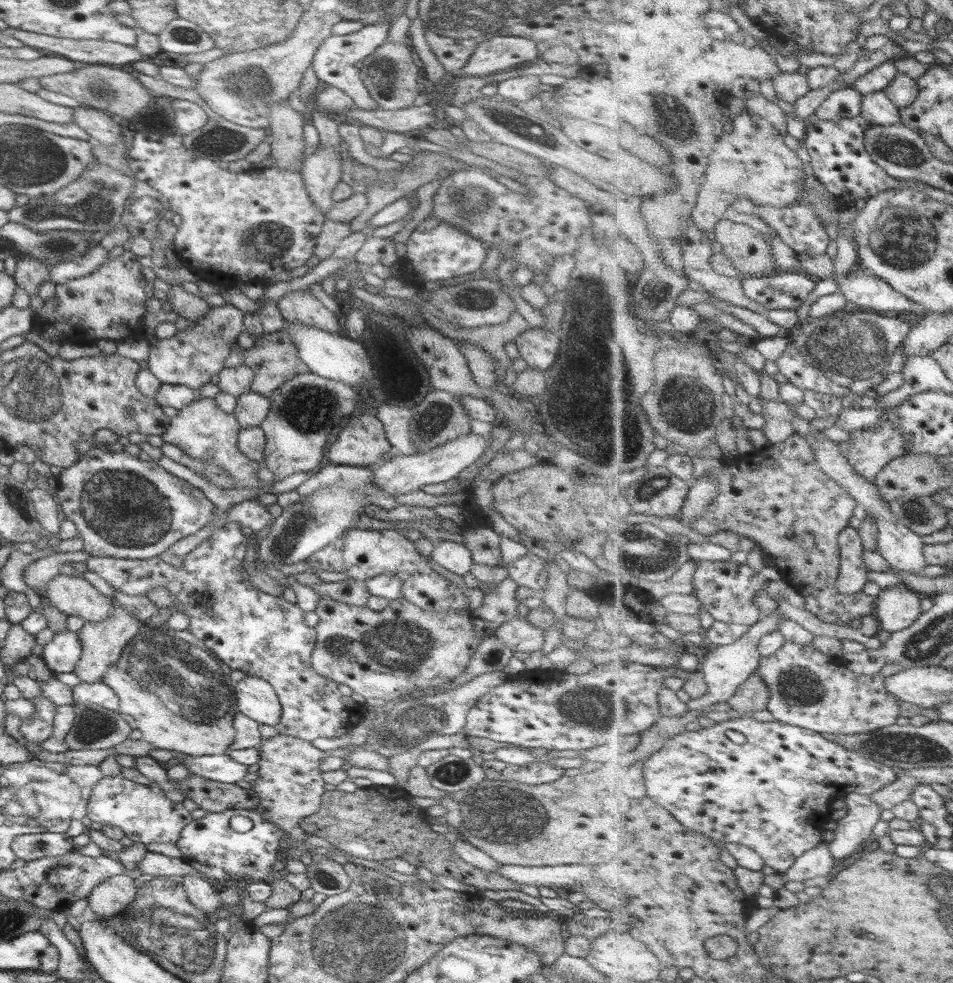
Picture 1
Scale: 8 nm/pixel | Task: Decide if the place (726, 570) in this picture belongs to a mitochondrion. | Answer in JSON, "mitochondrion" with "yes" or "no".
{"mitochondrion":"no"}

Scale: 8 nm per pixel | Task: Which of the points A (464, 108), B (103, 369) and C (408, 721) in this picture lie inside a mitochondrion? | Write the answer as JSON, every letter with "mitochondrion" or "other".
{"A":"other","B":"other","C":"mitochondrion"}

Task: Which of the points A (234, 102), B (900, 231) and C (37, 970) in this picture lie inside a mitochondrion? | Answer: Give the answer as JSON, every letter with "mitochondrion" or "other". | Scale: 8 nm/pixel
{"A":"mitochondrion","B":"mitochondrion","C":"other"}

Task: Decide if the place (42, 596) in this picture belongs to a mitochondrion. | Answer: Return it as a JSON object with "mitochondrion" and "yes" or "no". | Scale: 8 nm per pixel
{"mitochondrion":"no"}

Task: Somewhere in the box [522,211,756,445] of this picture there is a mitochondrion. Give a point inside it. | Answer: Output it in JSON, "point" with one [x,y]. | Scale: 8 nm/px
{"point":[685,406]}

